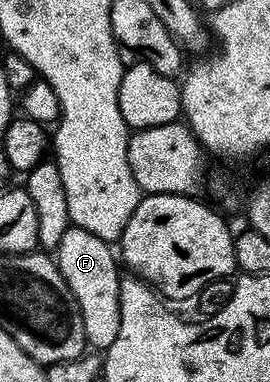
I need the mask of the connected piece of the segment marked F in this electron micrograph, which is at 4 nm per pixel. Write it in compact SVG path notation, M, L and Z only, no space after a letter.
M71 227L63 235L59 247L55 251L55 260L75 303L79 307L79 315L85 332L85 344L90 350L104 351L115 343L115 335L119 335L119 291L122 274L117 273L119 261L111 250L110 242L99 239L99 235L91 235L91 231Z

